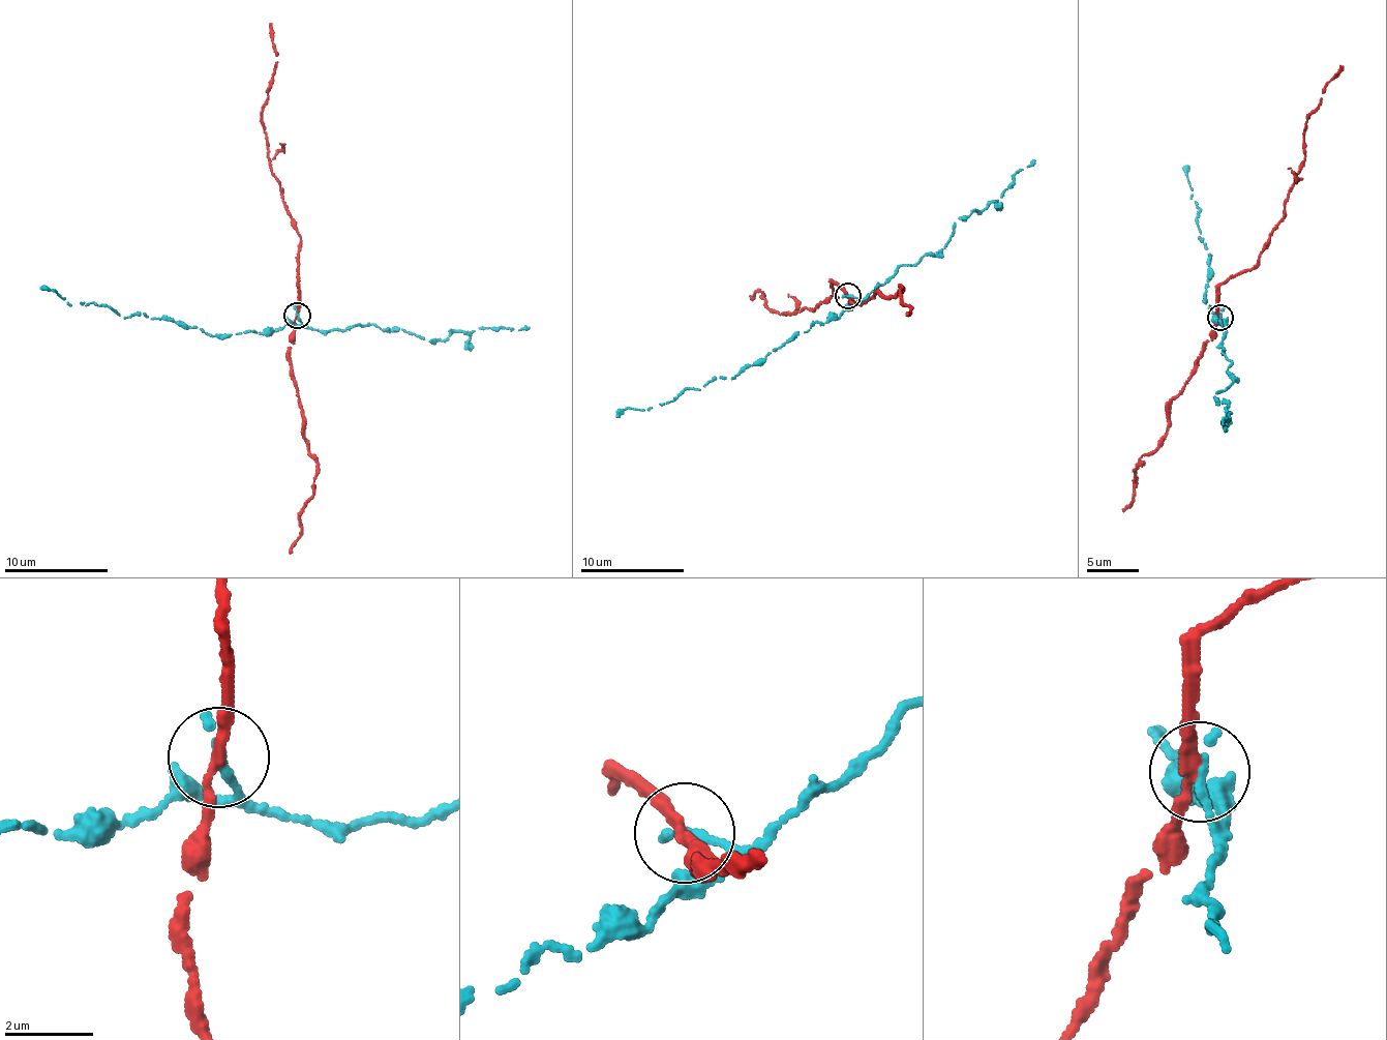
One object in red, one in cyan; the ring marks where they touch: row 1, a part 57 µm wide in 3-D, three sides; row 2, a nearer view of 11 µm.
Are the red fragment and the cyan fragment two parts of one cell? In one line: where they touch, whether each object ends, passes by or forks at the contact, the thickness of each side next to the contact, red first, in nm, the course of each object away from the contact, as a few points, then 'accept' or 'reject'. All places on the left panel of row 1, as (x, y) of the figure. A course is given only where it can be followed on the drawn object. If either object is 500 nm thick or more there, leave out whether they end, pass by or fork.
at (297, 316); red passes by; cyan ends there; 240 nm thick on the red side, 280 nm on the other; red runs (296, 316), (301, 236), (273, 174), (261, 120), (277, 54), (271, 23); cyan runs (296, 316), (297, 326), (210, 336), (145, 314), (124, 318), (107, 306), (71, 304), (41, 288); reject

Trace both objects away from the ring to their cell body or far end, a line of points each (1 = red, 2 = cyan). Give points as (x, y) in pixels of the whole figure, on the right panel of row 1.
1: (1219, 317), (1217, 288), (1257, 265), (1304, 159), (1304, 124), (1339, 65)
2: (1219, 317), (1224, 329), (1208, 308), (1204, 295), (1210, 256), (1198, 237), (1200, 208), (1192, 198), (1187, 167)

